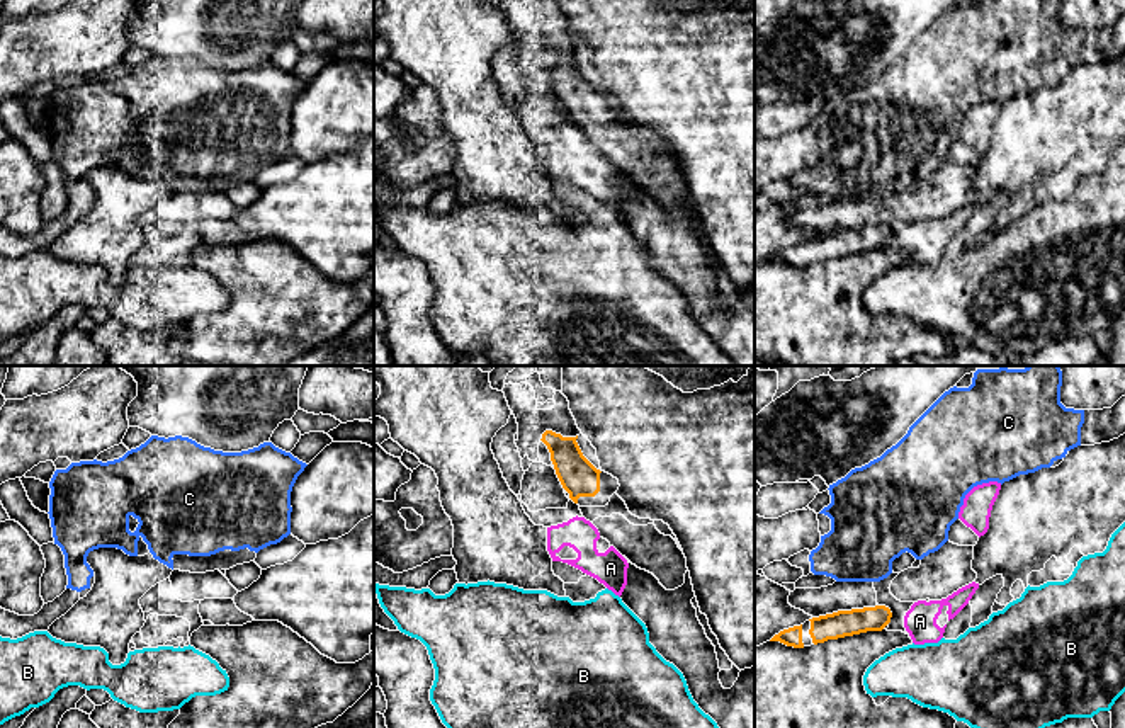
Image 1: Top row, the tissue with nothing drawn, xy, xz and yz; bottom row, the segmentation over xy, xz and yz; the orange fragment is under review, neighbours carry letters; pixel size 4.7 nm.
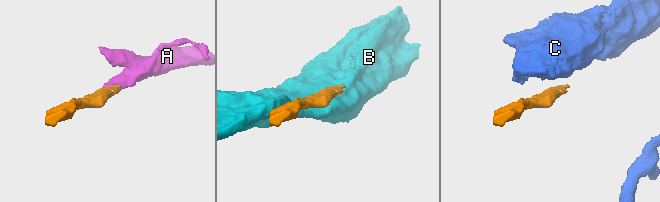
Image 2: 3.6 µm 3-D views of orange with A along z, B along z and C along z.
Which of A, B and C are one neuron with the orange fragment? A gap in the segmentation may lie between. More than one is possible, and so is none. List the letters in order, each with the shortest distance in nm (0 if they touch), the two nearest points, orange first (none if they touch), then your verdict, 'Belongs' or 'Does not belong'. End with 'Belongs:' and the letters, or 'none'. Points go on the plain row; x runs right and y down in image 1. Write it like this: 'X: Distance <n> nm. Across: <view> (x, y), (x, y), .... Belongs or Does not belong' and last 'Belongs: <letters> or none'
A: Distance 60 nm. Across: xz (576, 121), (576, 135). Does not belong
B: Distance 110 nm. Across: yz (881, 249), (893, 269). Does not belong
C: Distance 120 nm. Across: yz (876, 225), (876, 199). Does not belong
Belongs: none

